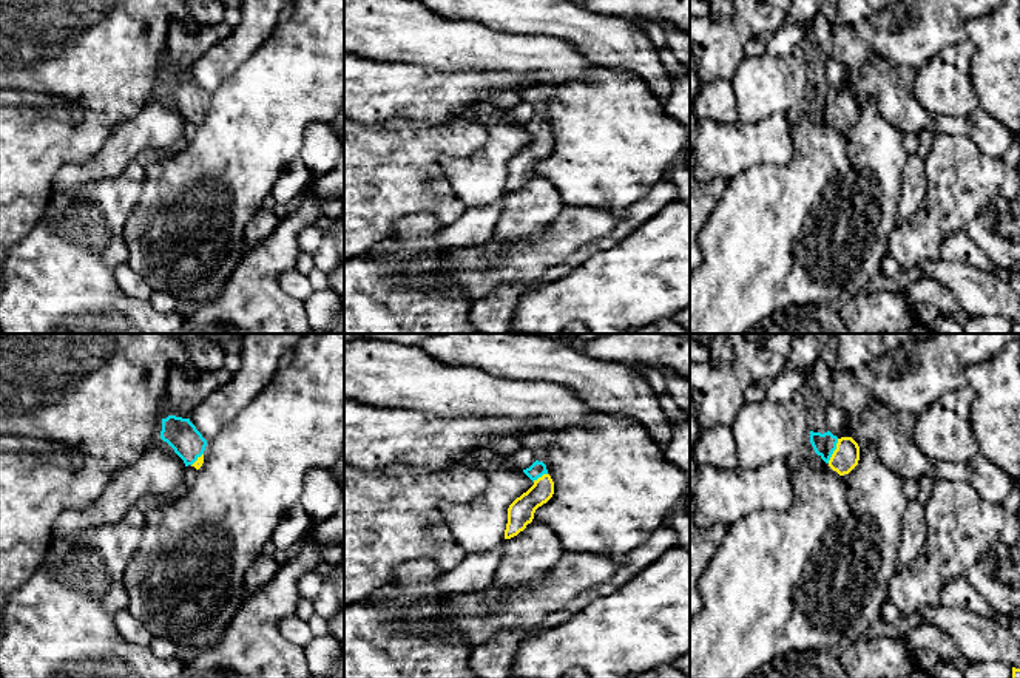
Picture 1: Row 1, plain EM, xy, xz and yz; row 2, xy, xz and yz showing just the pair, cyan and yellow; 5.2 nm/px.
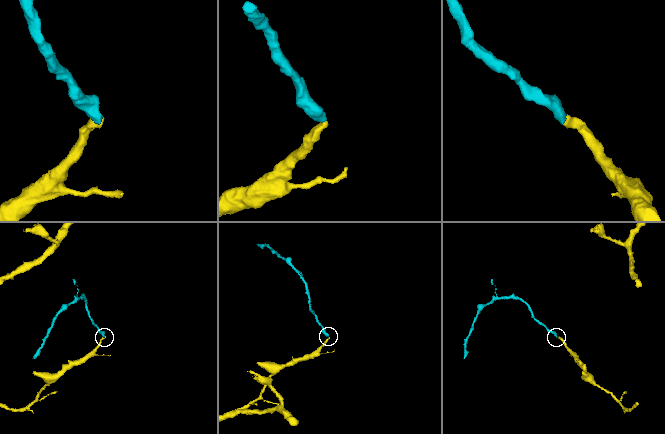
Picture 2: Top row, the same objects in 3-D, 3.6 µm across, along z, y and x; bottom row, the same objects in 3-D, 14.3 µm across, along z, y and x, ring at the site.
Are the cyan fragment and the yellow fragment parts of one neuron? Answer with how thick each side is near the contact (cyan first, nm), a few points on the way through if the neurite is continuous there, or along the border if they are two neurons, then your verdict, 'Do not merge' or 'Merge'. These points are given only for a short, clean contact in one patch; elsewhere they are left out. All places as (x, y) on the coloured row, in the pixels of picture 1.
Thickness 120 nm (cyan) against 140 nm. Path across: yz (824, 445), (834, 450), (846, 456). Merge

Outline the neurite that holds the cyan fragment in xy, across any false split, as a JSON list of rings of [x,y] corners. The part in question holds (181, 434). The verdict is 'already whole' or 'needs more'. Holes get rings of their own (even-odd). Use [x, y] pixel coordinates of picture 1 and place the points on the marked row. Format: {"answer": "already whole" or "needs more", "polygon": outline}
{"answer": "needs more", "polygon": [[[176,415],[162,419],[160,439],[174,449],[174,453],[184,460],[185,466],[191,465],[196,470],[202,466],[207,440],[190,419]]]}

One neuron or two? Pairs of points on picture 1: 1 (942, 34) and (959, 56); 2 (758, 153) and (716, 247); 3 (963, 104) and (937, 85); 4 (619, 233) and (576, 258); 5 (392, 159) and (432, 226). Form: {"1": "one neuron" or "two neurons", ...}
{"1": "two neurons", "2": "two neurons", "3": "one neuron", "4": "one neuron", "5": "two neurons"}

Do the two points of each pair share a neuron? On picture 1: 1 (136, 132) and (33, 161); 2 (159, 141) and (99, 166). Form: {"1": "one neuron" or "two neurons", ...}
{"1": "two neurons", "2": "one neuron"}

